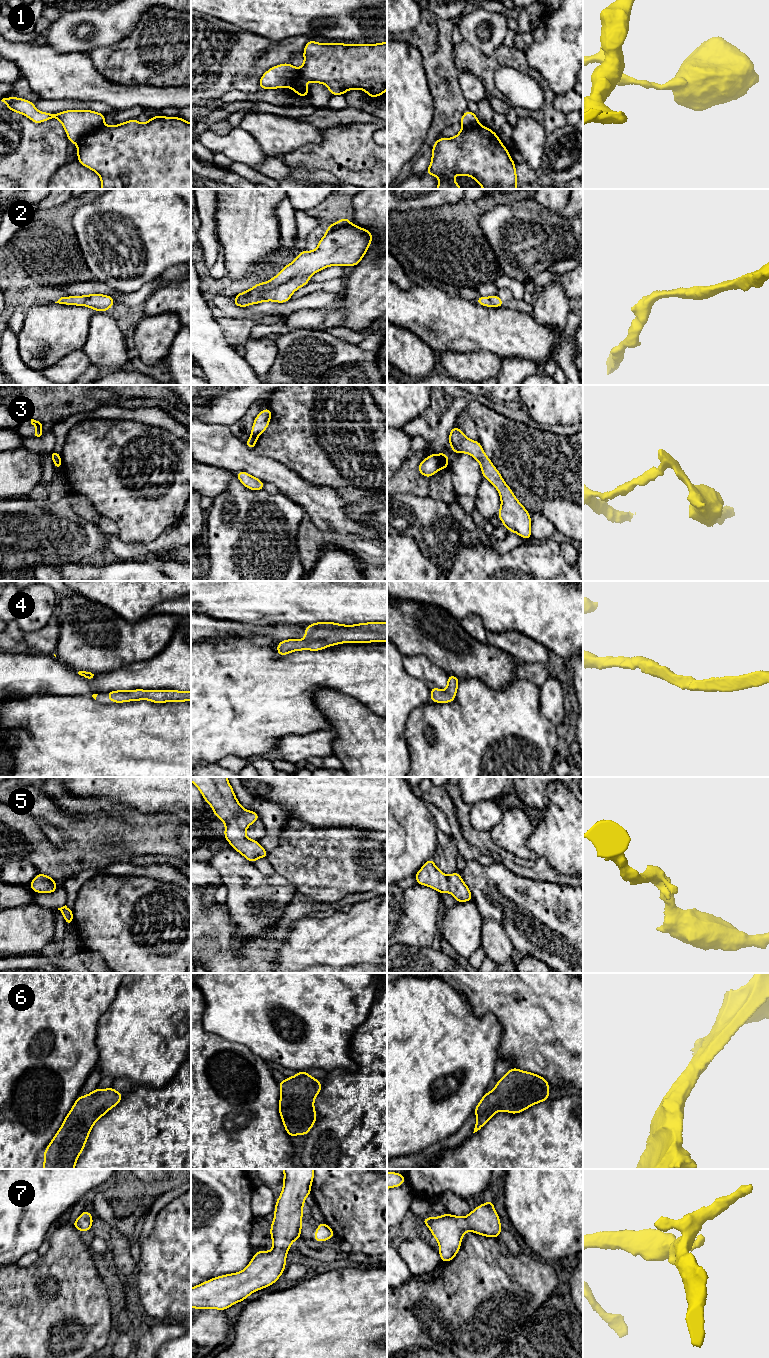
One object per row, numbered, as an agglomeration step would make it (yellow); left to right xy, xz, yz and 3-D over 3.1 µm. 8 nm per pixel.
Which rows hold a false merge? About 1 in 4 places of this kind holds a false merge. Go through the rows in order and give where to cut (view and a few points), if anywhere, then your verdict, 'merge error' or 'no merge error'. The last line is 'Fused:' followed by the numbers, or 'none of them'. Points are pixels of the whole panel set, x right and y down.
1: cut xy (103, 124), (76, 143); merge error
2: cut none; no merge error
3: cut yz (436, 455), (440, 468); merge error
4: cut none; no merge error
5: cut none; no merge error
6: cut none; no merge error
7: cut none; no merge error
Fused: 1, 3

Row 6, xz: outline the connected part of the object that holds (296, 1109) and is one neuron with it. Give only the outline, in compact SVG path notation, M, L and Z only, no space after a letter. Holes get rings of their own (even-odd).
M298 1071L293 1077L286 1077L278 1082L281 1096L279 1099L279 1114L284 1128L290 1137L296 1135L308 1135L316 1122L317 1113L314 1108L315 1097L320 1093L322 1084L319 1080L311 1077L307 1071Z

